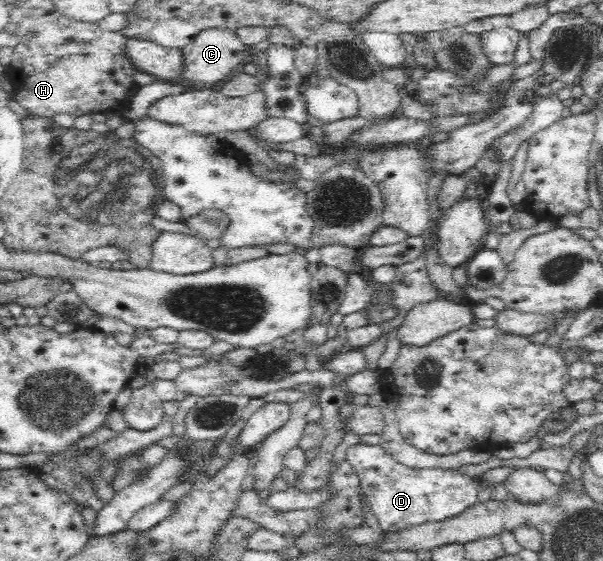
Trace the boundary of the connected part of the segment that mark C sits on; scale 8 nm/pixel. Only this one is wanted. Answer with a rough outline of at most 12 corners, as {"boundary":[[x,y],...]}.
{"boundary":[[210,29],[182,49],[181,78],[212,87],[250,60],[234,32]]}

